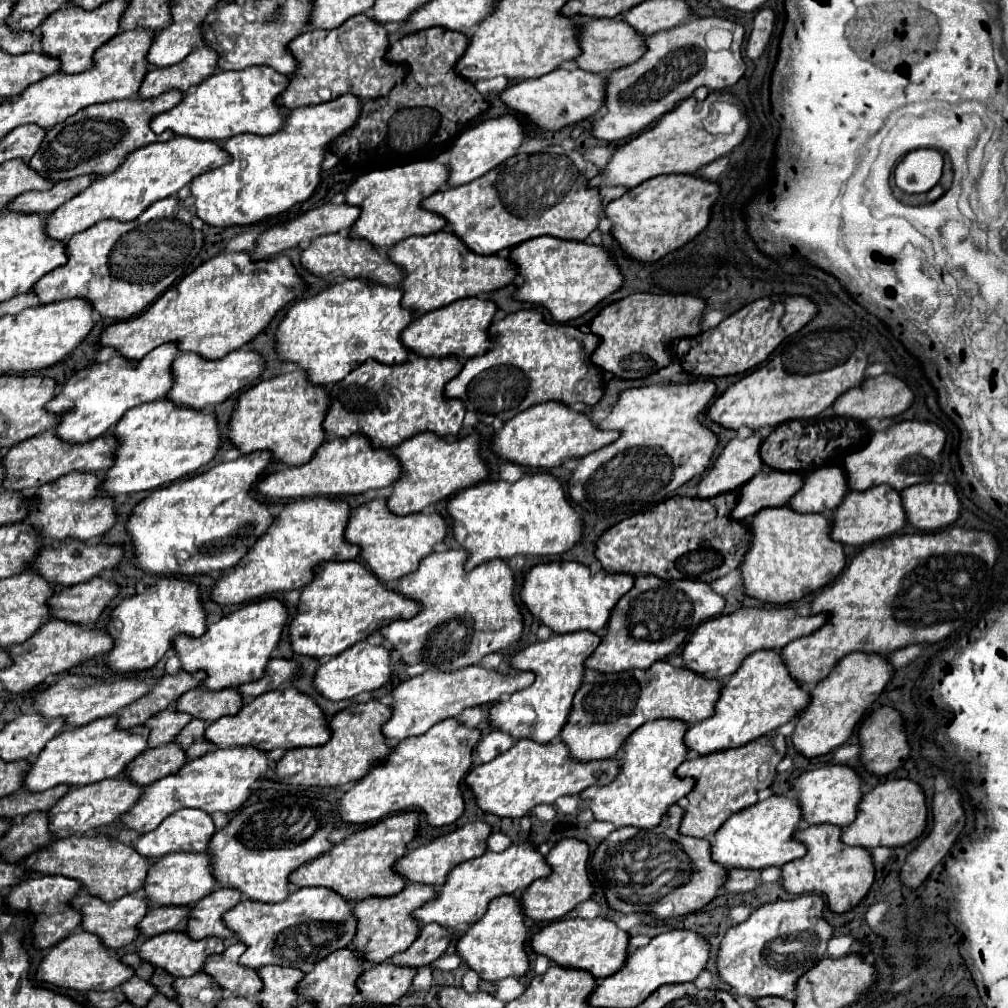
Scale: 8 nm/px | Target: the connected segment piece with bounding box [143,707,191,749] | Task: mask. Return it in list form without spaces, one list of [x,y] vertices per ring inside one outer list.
[[[165,709],[153,717],[149,717],[149,721],[145,721],[143,725],[149,729],[149,737],[147,737],[147,747],[159,747],[165,743],[171,743],[173,737],[187,725],[191,717],[187,713],[179,713],[175,709]]]

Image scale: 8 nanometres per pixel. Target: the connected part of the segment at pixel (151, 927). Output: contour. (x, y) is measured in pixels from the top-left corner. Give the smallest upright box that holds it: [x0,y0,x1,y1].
[139,907,189,937]

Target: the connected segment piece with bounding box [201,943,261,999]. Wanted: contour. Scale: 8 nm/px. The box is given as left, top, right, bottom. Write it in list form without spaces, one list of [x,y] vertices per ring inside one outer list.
[[[235,943],[227,947],[221,955],[207,957],[203,965],[203,973],[211,975],[217,987],[235,993],[237,997],[253,999],[261,991],[261,979],[257,971],[245,969],[239,965],[239,955],[245,951],[243,943]]]

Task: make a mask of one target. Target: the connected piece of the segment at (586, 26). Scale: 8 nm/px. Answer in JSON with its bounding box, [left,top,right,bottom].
[573,19,643,73]

